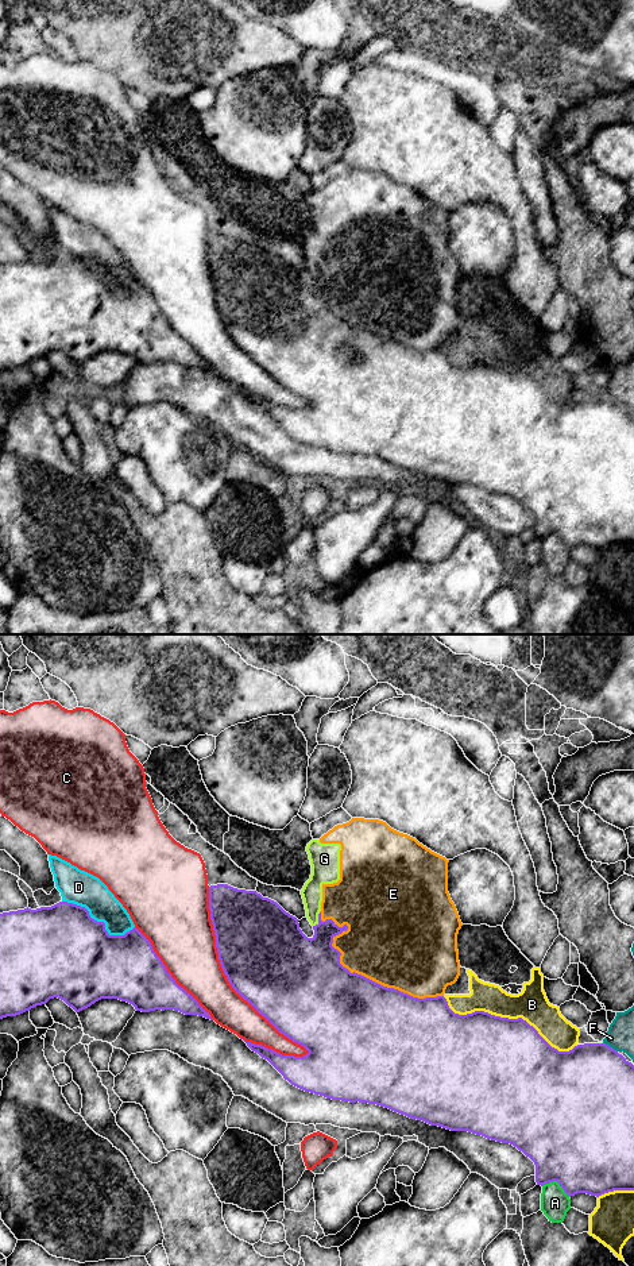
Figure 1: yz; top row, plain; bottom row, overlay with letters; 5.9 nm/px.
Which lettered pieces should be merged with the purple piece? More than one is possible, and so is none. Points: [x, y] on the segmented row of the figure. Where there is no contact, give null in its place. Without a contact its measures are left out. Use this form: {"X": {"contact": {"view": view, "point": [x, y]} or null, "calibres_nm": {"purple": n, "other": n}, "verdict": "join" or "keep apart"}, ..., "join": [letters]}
{"A": {"contact": {"view": "yz", "point": [556, 1180]}, "calibres_nm": {"purple": 500, "other": 180}, "verdict": "keep apart"}, "B": {"contact": {"view": "yz", "point": [507, 1018]}, "calibres_nm": {"purple": 500, "other": 200}, "verdict": "keep apart"}, "C": {"contact": {"view": "yz", "point": [227, 977]}, "calibres_nm": {"purple": 500, "other": 320}, "verdict": "keep apart"}, "D": {"contact": {"view": "yz", "point": [100, 922]}, "calibres_nm": {"purple": 480, "other": 200}, "verdict": "keep apart"}, "E": {"contact": {"view": "yz", "point": [354, 972]}, "calibres_nm": {"purple": 480, "other": 460}, "verdict": "keep apart"}, "F": {"contact": {"view": "yz", "point": [609, 1046]}, "calibres_nm": {"purple": 480, "other": 160}, "verdict": "keep apart"}, "G": {"contact": {"view": "yz", "point": [319, 919]}, "calibres_nm": {"purple": 280, "other": 130}, "verdict": "keep apart"}, "join": []}

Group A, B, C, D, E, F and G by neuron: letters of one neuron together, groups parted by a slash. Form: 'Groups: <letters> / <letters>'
Groups: A / B / C / D / E G / F

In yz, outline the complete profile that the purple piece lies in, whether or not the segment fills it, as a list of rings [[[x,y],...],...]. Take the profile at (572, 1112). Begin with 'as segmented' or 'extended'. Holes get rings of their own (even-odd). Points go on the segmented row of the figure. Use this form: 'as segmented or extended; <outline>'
as segmented; [[[228,884],[209,887],[209,910],[219,960],[232,988],[281,1034],[309,1051],[304,1057],[282,1055],[262,1045],[246,1042],[252,1051],[267,1059],[291,1085],[326,1099],[376,1104],[430,1126],[451,1131],[468,1131],[491,1140],[510,1143],[534,1162],[537,1185],[542,1186],[557,1181],[569,1197],[577,1193],[599,1197],[614,1190],[634,1190],[634,1065],[608,1045],[584,1043],[569,1051],[558,1051],[522,1018],[500,1018],[484,1011],[459,1015],[449,1008],[444,996],[418,999],[398,989],[383,987],[355,972],[351,973],[340,964],[341,953],[332,946],[333,938],[347,931],[348,926],[339,927],[332,919],[322,922],[321,912],[318,914],[318,923],[313,926],[314,935],[308,938],[299,929],[298,919],[286,912],[277,902],[263,898],[256,891],[237,889]]]

